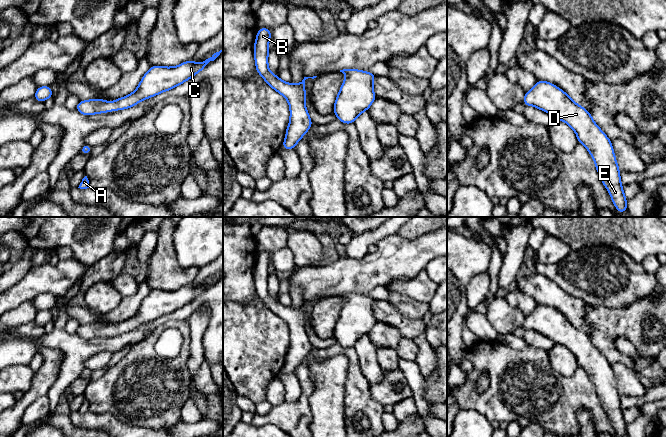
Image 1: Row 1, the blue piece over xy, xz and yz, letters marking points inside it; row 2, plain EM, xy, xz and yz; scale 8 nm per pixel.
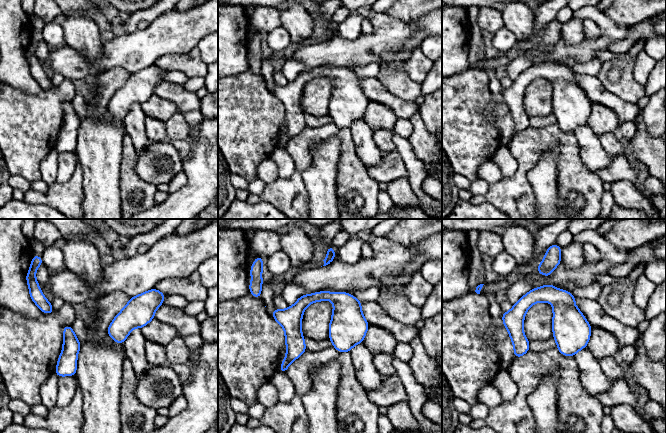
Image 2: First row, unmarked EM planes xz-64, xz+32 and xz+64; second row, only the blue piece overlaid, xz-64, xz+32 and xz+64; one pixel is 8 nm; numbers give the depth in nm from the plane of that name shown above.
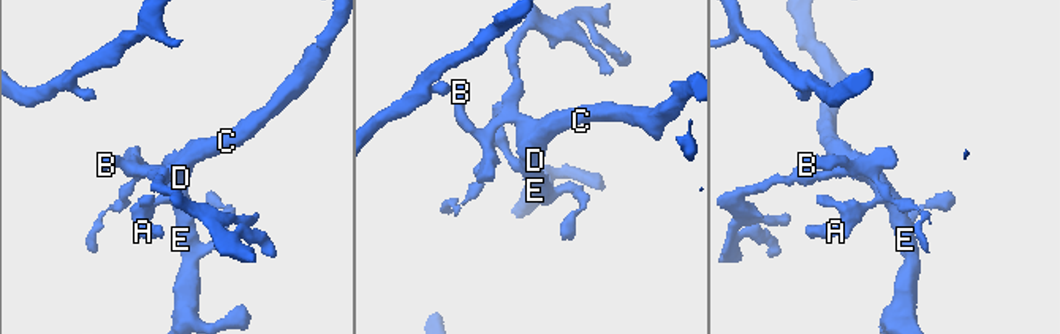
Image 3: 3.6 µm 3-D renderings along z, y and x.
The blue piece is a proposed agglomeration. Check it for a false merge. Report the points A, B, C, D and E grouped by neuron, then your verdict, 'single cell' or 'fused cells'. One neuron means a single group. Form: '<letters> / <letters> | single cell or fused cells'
A B C D E | single cell

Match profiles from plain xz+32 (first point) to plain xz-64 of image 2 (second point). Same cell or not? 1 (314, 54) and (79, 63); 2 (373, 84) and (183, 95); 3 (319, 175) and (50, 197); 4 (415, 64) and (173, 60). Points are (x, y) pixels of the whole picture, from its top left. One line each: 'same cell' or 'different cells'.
1: same cell
2: same cell
3: different cells
4: same cell

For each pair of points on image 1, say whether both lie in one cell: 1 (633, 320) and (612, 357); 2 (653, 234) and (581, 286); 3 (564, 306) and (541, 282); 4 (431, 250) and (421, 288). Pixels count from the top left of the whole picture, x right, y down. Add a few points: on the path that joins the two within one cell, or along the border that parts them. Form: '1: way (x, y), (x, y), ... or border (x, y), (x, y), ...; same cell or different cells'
1: way (621, 322), (605, 337), (605, 345); same cell
2: border (604, 245), (618, 248), (640, 263); different cells
3: way (558, 300), (546, 288); same cell
4: border (424, 269), (412, 278); different cells

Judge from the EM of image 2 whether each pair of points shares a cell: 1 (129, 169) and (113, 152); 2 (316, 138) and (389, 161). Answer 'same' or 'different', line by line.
1: different
2: different

